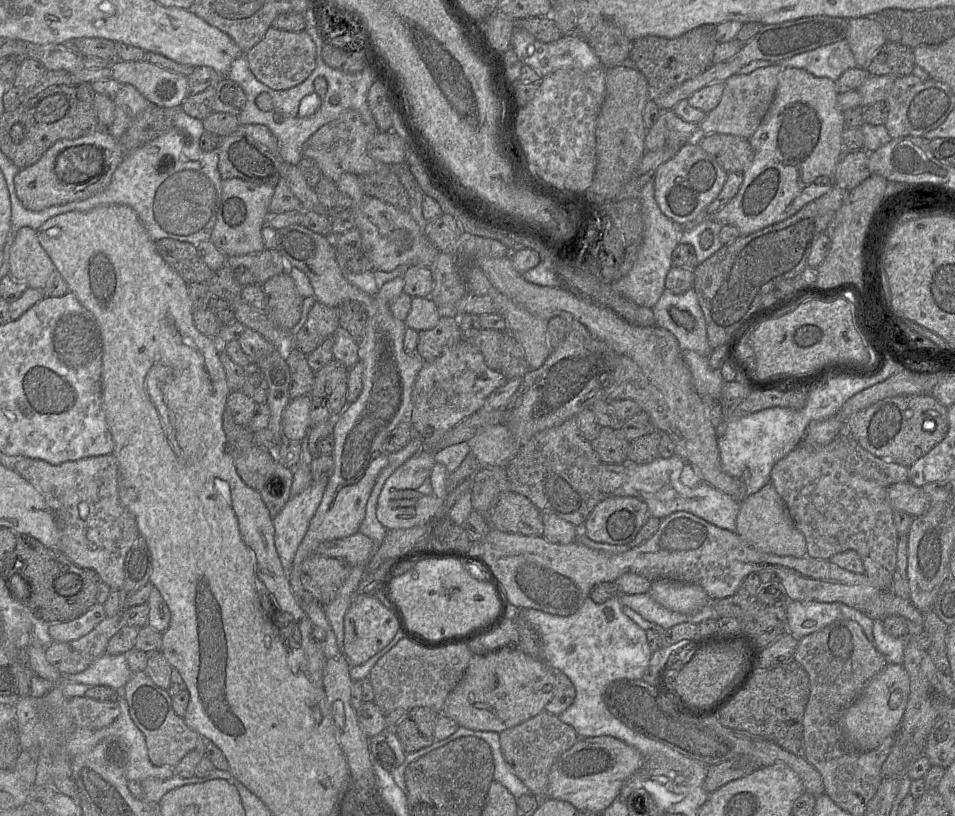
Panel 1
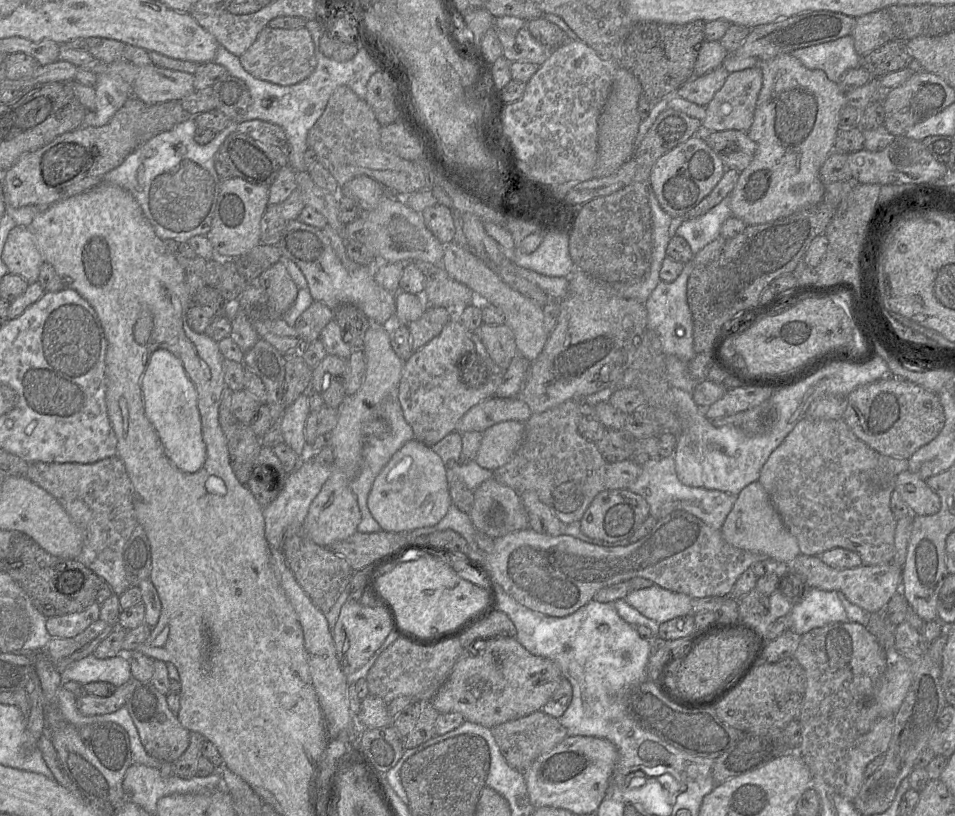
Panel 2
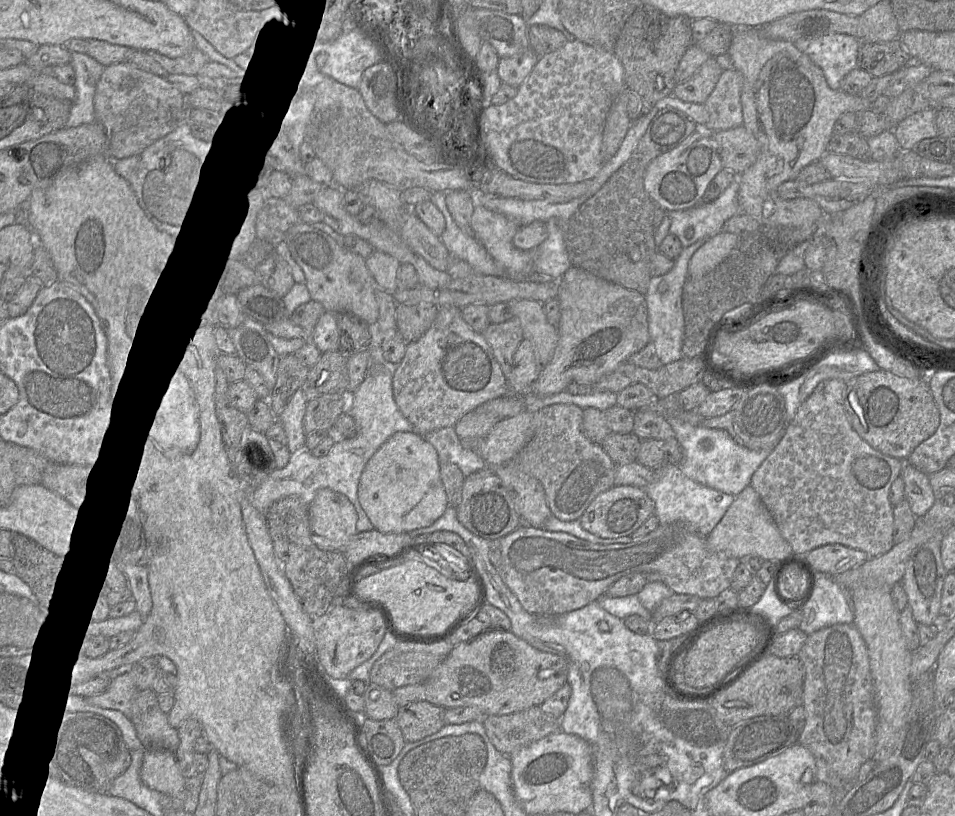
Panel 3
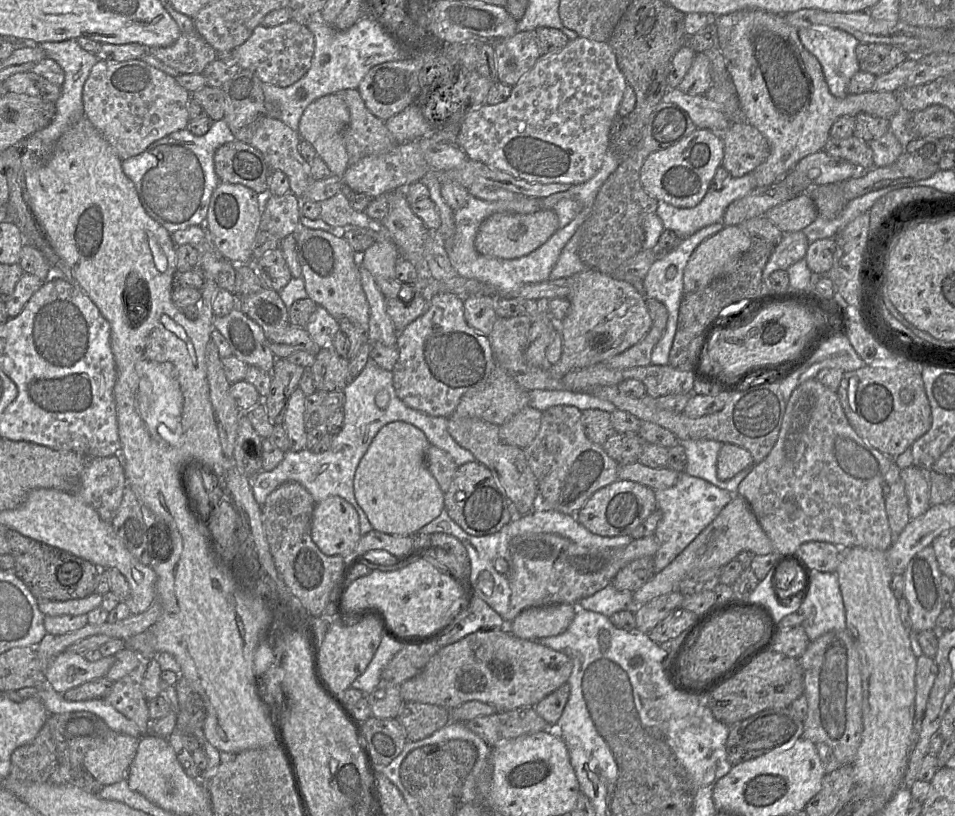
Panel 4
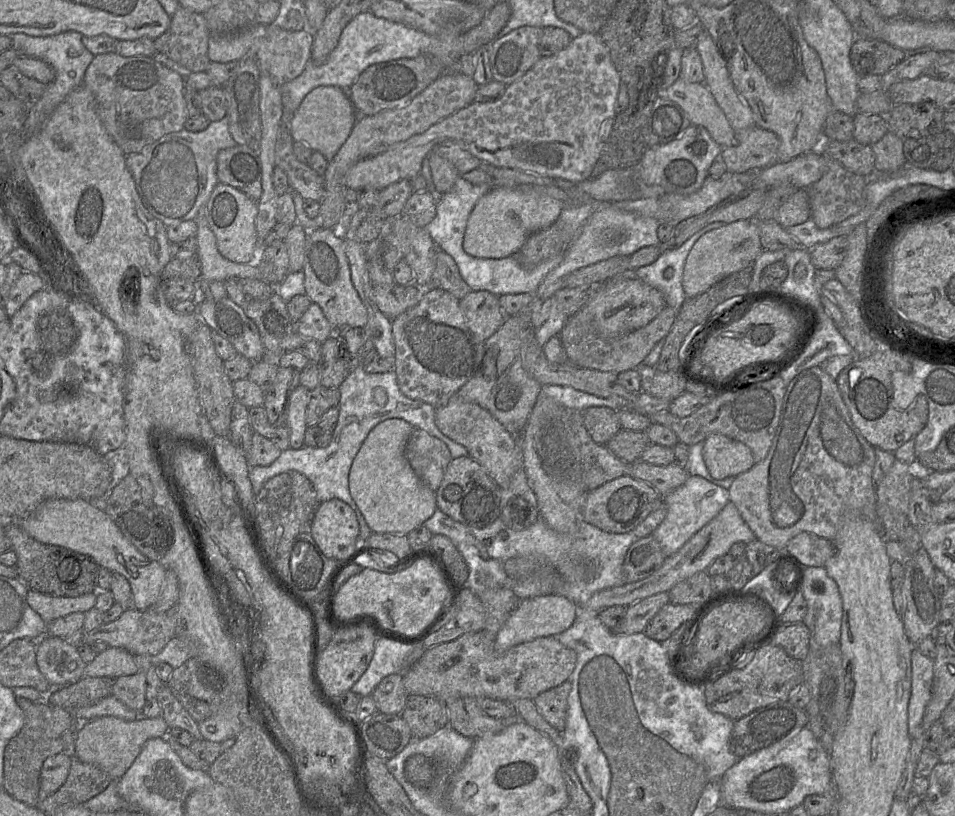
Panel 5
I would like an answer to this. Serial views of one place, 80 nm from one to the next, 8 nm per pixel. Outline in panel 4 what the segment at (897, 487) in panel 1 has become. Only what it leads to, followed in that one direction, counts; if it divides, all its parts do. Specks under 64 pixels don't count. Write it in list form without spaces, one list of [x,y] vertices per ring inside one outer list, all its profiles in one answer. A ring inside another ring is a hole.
[[[912,465],[901,469],[900,477],[904,482],[908,497],[909,516],[915,519],[930,507],[930,489],[927,473]]]

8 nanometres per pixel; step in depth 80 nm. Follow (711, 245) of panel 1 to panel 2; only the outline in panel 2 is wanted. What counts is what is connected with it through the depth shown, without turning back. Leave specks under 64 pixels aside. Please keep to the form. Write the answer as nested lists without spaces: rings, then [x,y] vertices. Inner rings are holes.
[[[730,195],[704,215],[684,220],[676,229],[691,247],[693,256],[708,243],[720,236],[722,224],[731,216]]]

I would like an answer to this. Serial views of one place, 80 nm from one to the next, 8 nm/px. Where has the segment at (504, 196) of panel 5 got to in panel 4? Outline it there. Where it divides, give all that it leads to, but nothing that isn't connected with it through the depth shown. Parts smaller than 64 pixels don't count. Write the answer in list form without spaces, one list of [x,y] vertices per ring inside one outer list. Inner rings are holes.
[[[554,209],[530,214],[498,212],[481,223],[475,238],[475,248],[485,256],[502,259],[519,258],[543,245],[558,228],[558,217]]]

